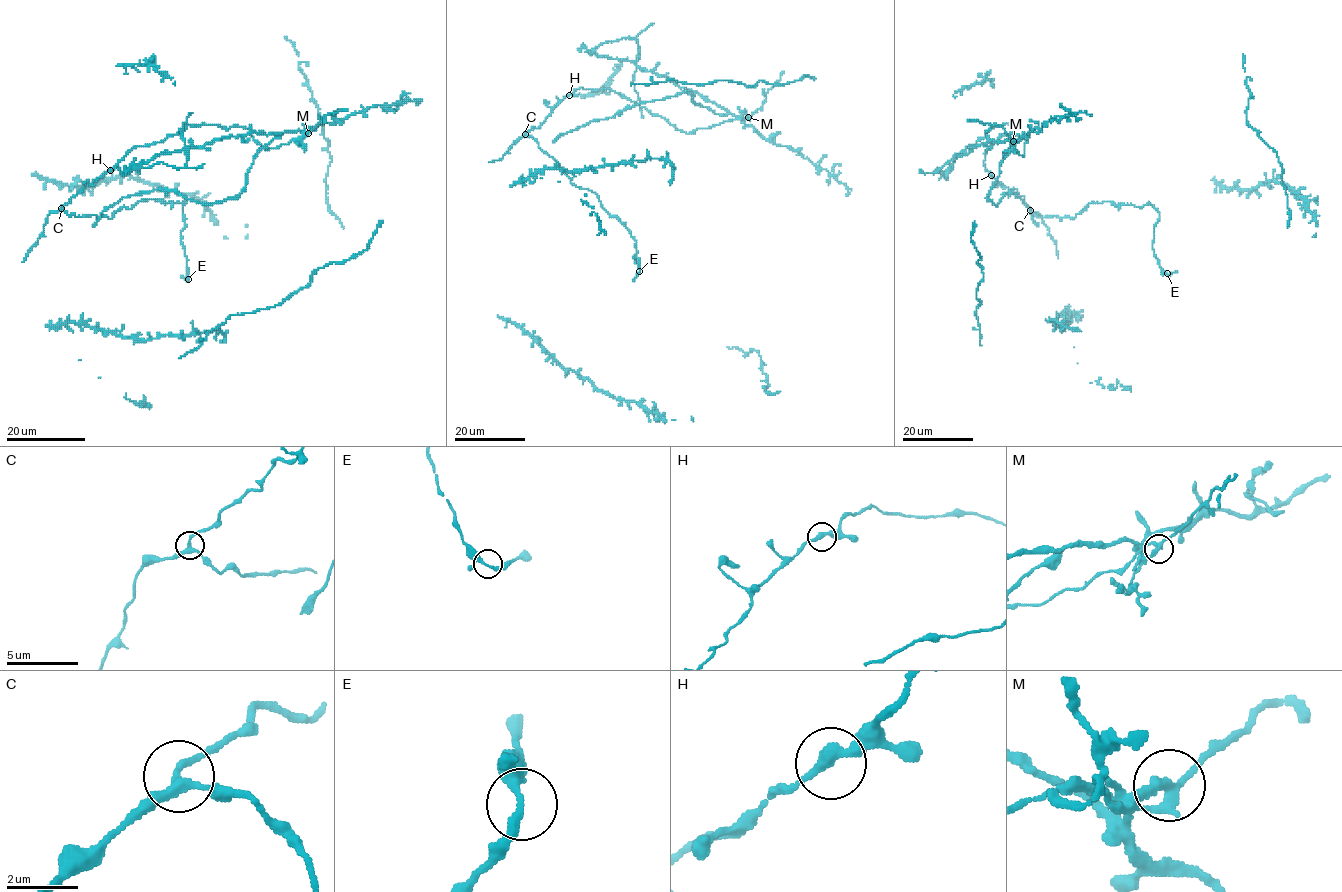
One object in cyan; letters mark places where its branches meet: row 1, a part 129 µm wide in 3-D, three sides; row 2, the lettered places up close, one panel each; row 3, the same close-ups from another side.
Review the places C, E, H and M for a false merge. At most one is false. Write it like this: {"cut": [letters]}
{"cut": ["M"]}

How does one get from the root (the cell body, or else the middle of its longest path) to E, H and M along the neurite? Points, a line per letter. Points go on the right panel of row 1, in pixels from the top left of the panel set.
E: (1033, 212), (1073, 219), (1090, 203), (1150, 203), (1160, 214), (1153, 253), (1167, 274)
H: (1033, 212), (1016, 189), (1004, 187), (991, 175)
M: (1033, 212), (984, 163), (985, 151), (1001, 134), (1027, 134), (1024, 155), (1013, 141)

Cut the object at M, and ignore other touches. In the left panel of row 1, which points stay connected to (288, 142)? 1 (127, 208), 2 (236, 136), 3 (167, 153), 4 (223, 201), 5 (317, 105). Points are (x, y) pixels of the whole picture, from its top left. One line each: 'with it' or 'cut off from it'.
1: with it
2: cut off from it
3: cut off from it
4: cut off from it
5: with it

